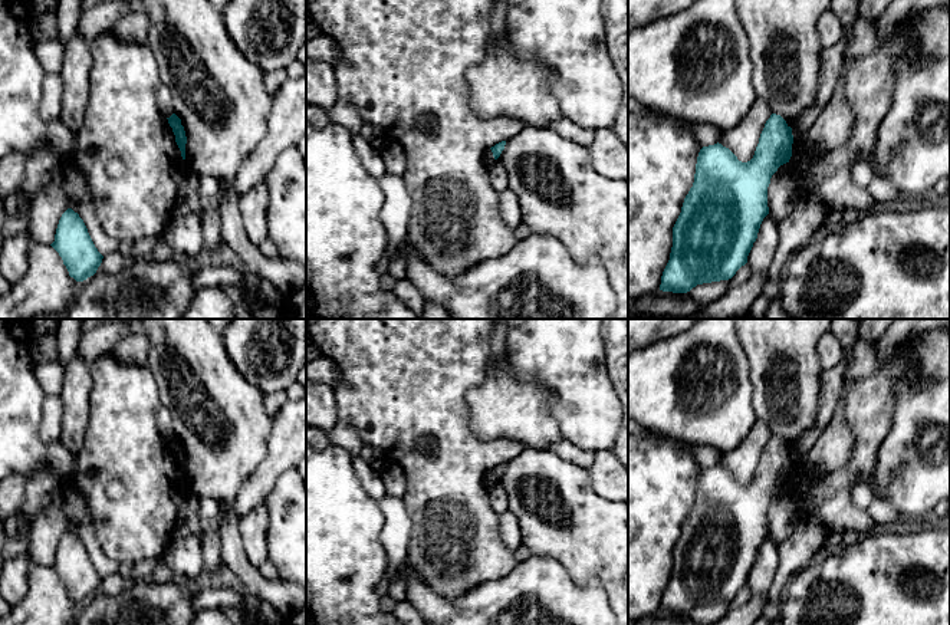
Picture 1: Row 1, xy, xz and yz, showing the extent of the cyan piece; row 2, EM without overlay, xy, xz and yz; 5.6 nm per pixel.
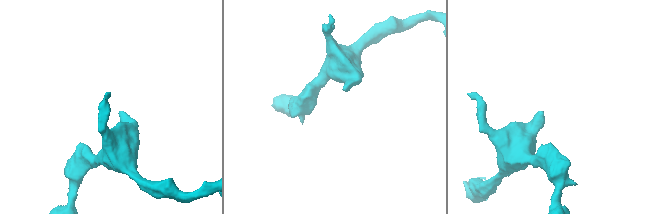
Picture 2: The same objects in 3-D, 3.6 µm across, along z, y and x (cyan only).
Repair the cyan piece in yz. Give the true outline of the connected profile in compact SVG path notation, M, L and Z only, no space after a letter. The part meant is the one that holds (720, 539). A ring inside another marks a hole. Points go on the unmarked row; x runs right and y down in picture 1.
M772 435L750 483L742 484L721 466L703 468L694 504L673 549L670 582L660 612L687 615L697 606L729 602L747 585L763 540L769 536L767 509L778 490L792 478L793 457L786 443Z

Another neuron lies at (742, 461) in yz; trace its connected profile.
M757 420L740 445L730 453L721 454L719 466L729 470L739 483L750 483L770 437L772 434L769 427L763 421Z

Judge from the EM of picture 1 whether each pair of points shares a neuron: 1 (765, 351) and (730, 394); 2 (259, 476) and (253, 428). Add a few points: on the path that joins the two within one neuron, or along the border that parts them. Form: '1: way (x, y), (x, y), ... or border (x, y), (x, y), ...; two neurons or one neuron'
1: border (738, 338), (749, 365), (752, 403); two neurons
2: border (269, 434), (263, 460), (237, 493); two neurons

